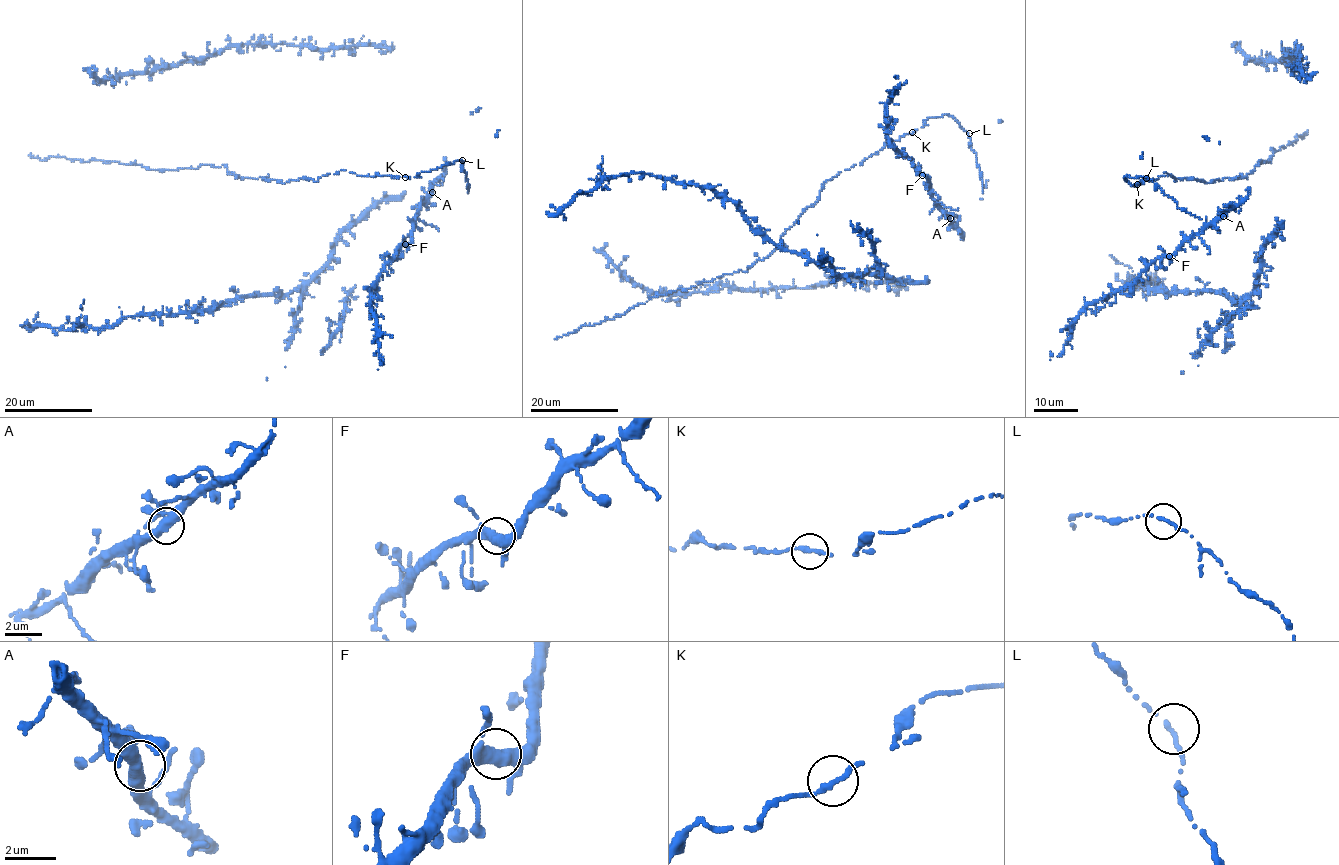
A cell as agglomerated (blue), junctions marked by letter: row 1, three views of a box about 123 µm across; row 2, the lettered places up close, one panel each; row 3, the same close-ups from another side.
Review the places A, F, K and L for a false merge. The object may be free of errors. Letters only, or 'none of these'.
none of these

